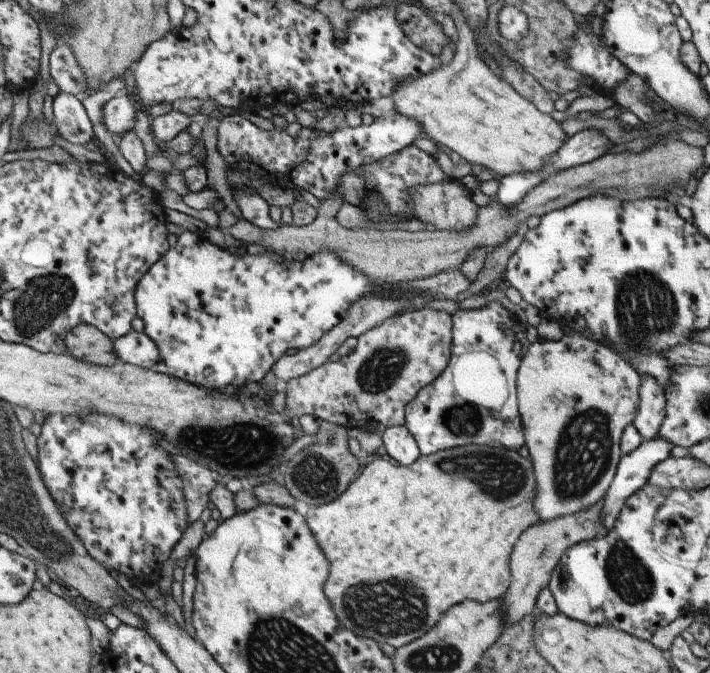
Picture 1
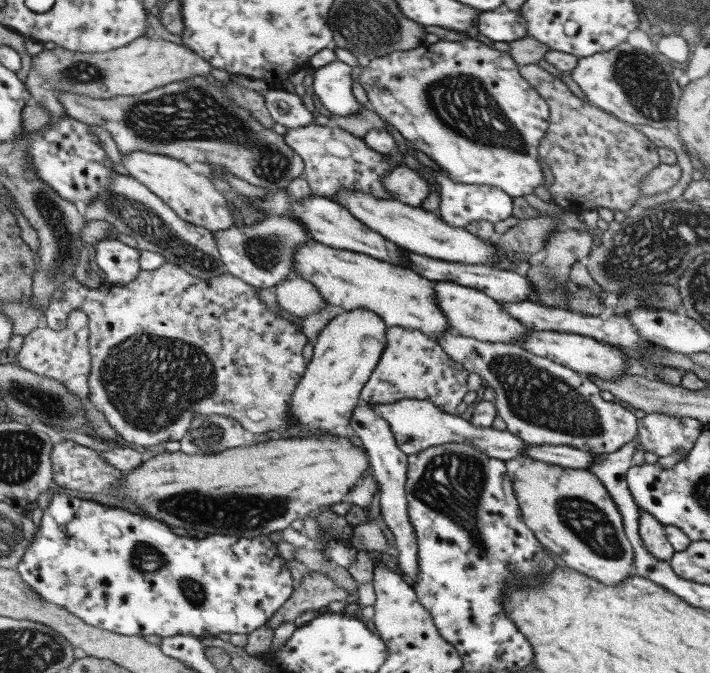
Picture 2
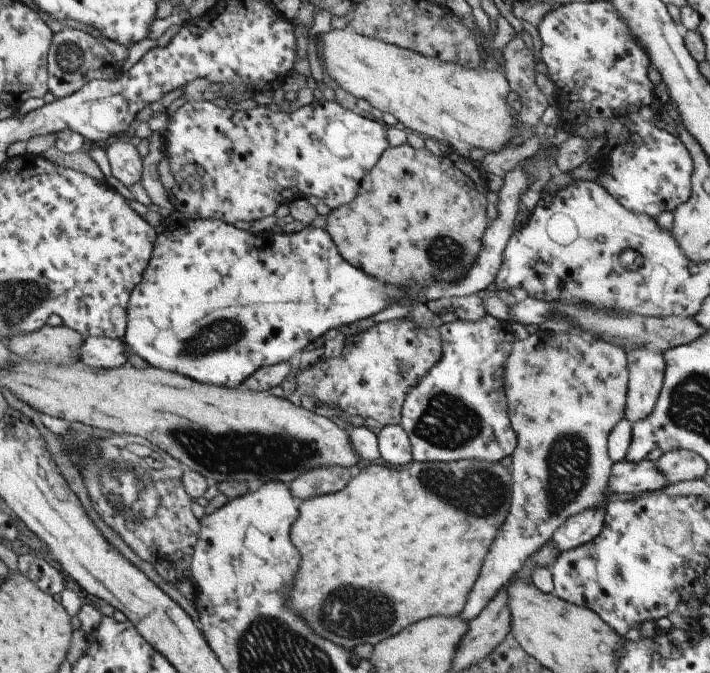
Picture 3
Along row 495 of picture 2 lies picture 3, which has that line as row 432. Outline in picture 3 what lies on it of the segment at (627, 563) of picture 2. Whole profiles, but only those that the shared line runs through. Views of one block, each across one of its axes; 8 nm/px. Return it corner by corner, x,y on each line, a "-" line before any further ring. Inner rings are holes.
538,329
535,334
531,334
525,340
516,339
516,342
512,344
512,350
510,350
510,356
506,360
506,368
504,368
504,391
506,392
506,398
508,400
508,414
510,416
512,428
516,432
517,445
514,449
512,456
512,464
510,466
510,474
512,474
512,496
510,496
510,510
508,516
504,520
504,524
500,526
498,534
496,534
496,540
492,542
492,548
490,552
486,554
486,558
482,563
482,570
480,576
474,584
474,588
470,590
468,598
466,598
466,604
464,604
464,610
460,612
459,616
462,620
474,620
486,604
496,596
496,592
500,588
504,587
508,581
512,579
512,576
516,572
520,572
520,568
524,566
524,562
534,554
538,552
546,542
549,542
552,535
566,522
571,516
596,508
600,502
609,502
620,500
626,500
628,494
616,494
616,492
608,492
608,482
610,482
610,472
612,472
612,465
614,462
610,460
608,454
608,436
612,432
612,428
625,418
625,406
626,397
628,394
628,358
626,356
626,350
623,347
614,346
602,339
594,339
587,337
585,334
578,332
551,332
550,330

